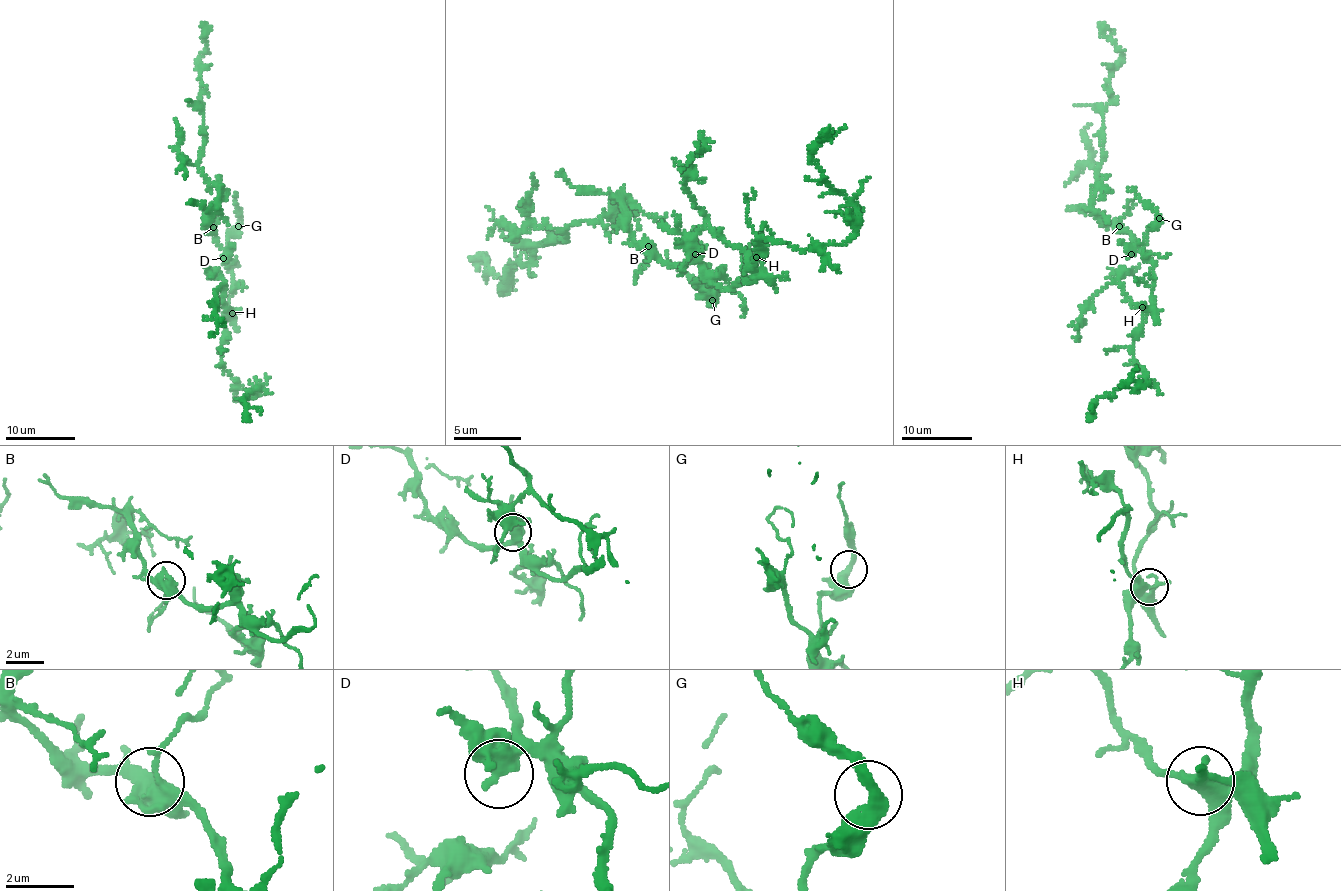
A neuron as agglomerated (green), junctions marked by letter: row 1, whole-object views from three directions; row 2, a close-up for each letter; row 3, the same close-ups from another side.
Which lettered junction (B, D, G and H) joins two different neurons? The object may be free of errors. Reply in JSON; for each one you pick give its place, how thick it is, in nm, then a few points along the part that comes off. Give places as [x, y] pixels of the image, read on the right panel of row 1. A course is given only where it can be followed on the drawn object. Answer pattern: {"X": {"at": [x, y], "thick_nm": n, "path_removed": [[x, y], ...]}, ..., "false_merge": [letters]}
{"false_merge": []}

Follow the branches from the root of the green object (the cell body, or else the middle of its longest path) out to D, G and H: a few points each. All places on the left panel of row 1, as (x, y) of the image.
D: (217, 242), (224, 251), (223, 258)
G: (217, 242), (227, 252), (228, 237), (238, 226)
H: (217, 242), (226, 254), (224, 259), (235, 286), (228, 302), (228, 311), (232, 313)

